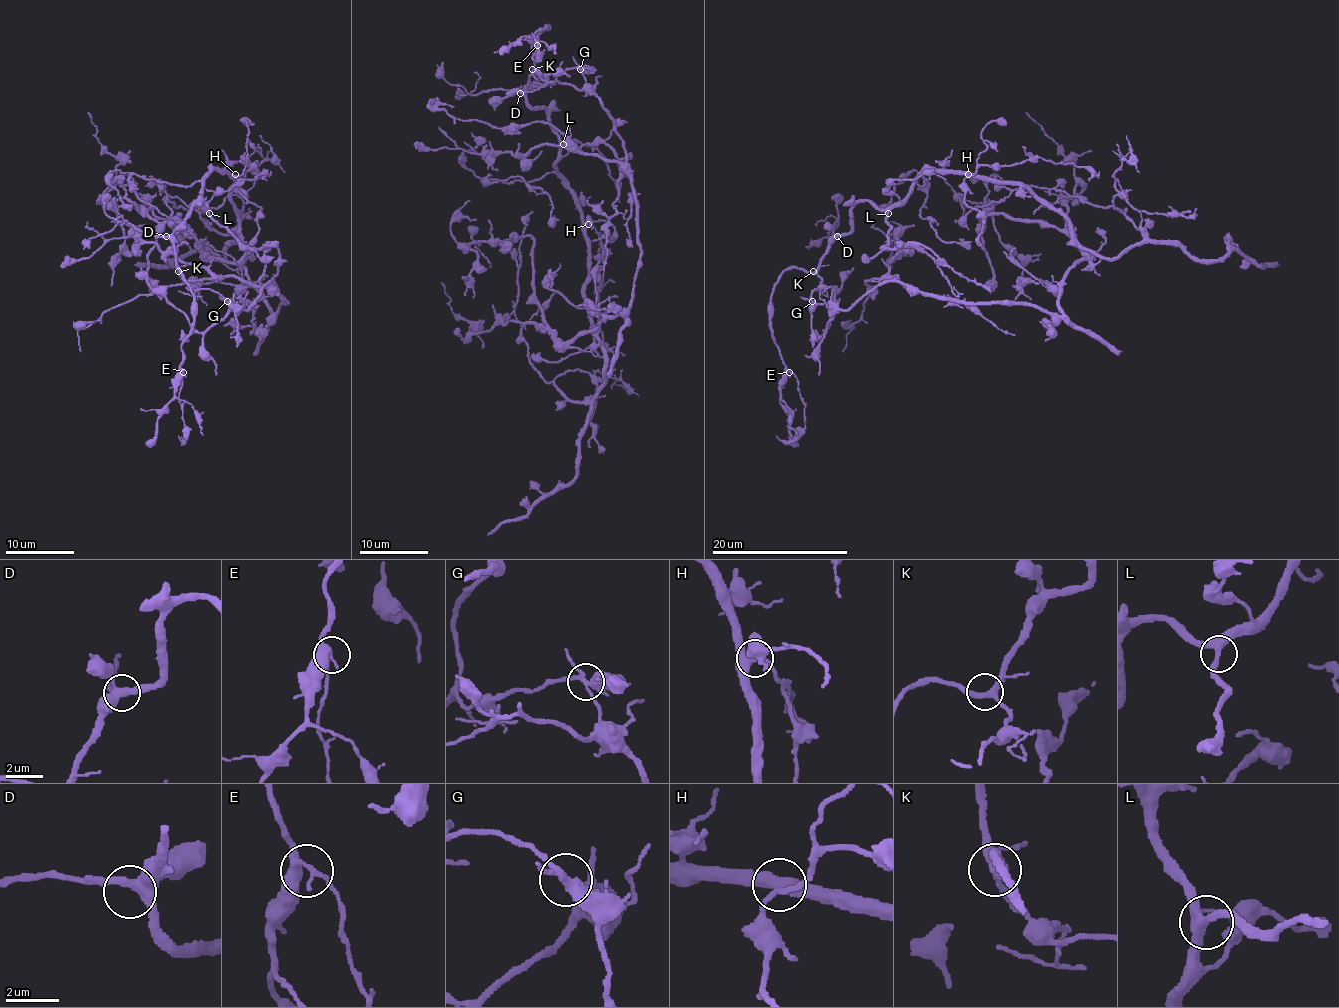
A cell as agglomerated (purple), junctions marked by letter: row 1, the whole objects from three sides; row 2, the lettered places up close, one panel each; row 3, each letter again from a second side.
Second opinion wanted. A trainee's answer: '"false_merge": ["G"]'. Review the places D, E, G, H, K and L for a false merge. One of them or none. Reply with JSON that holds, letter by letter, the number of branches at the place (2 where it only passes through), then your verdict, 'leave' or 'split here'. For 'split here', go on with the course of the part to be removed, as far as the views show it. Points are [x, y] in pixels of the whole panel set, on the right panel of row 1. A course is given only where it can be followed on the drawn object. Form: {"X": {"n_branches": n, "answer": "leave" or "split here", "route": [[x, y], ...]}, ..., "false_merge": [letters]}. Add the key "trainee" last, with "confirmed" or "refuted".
{"D": {"n_branches": 4, "answer": "leave"}, "E": {"n_branches": 3, "answer": "leave"}, "G": {"n_branches": 4, "answer": "split here", "route": [[813, 300], [850, 210], [925, 171], [1019, 181], [1106, 258], [1144, 237], [1038, 186], [954, 222]]}, "H": {"n_branches": 4, "answer": "leave"}, "K": {"n_branches": 4, "answer": "leave"}, "L": {"n_branches": 3, "answer": "leave"}, "false_merge": ["G"], "trainee": "confirmed"}

